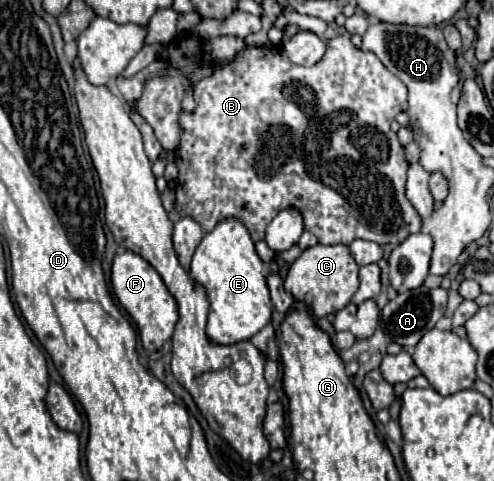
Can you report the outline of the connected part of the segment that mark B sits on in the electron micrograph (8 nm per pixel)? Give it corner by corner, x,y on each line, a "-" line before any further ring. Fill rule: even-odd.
335,36
333,40
329,40
325,56
321,58
321,62
317,62
311,68
293,64
283,52
283,48
247,46
235,56
233,62
215,70
209,78
203,78
193,88
193,96
197,102
197,110
193,114
181,112
181,142
179,142
179,148
175,150
175,164
179,168
179,178
177,178
177,188
175,188
177,190
175,208
181,216
189,216
195,222
199,222
205,232
211,232
217,222
229,216
235,216
247,226
253,242
261,242
265,238
267,224
275,218
275,212
281,212
283,208
297,208
303,214
305,228
313,232
321,244
349,244
355,238
371,240
377,244
401,244
407,236
419,232
421,216
415,212
411,202
405,198
405,172
407,172
405,152
397,140
397,134
391,132
389,128
393,116
407,110
407,88
399,78
395,78
379,62
379,58
373,52
363,52
355,48
347,36
-
325,120
331,120
331,128
325,126

